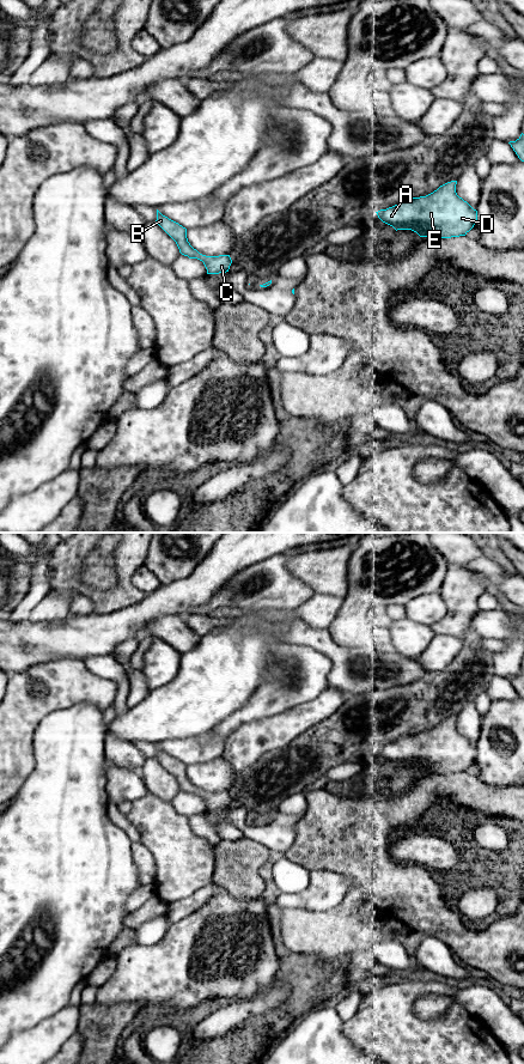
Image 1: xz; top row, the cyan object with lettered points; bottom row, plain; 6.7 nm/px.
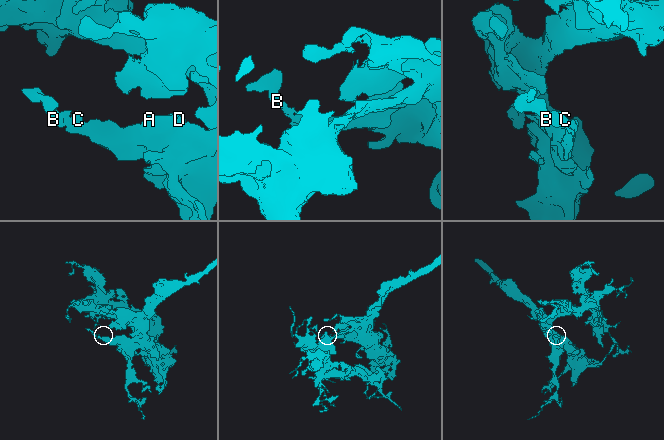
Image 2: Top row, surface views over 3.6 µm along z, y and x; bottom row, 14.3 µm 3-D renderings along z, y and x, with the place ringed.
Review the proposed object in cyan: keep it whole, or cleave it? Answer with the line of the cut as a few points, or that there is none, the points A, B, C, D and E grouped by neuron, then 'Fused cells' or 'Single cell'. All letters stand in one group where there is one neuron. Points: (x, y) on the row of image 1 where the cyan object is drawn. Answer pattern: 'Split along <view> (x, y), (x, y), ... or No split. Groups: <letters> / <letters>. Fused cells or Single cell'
No split. Groups: A B C D E. Single cell

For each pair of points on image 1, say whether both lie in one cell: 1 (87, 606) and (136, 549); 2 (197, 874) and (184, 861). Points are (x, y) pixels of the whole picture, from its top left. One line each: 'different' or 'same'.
1: different
2: same

